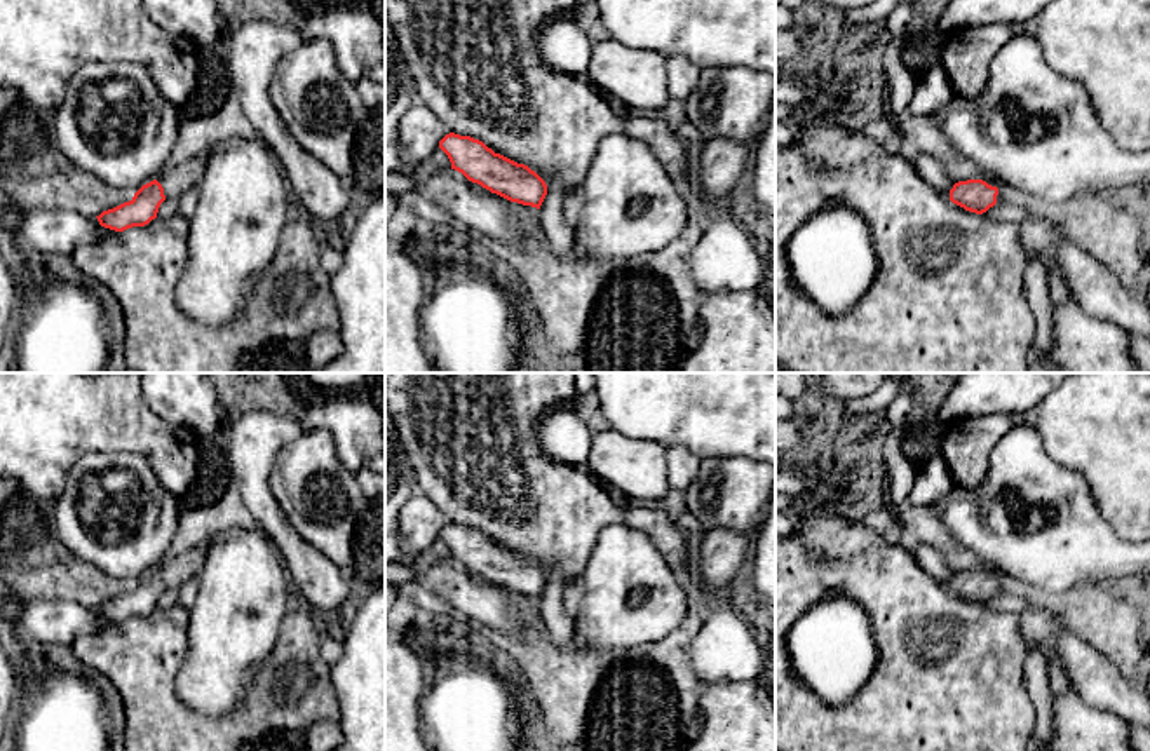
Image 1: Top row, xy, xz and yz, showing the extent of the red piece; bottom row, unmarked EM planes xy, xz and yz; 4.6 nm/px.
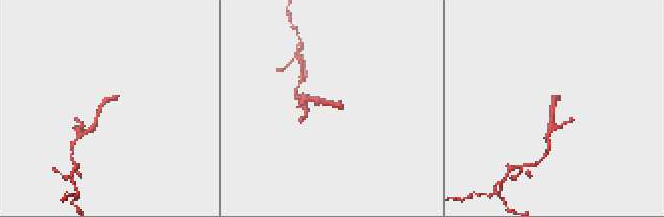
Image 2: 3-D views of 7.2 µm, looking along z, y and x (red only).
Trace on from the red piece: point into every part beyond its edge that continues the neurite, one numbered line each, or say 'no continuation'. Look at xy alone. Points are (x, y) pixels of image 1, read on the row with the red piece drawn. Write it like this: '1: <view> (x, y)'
1: xy (180, 178)

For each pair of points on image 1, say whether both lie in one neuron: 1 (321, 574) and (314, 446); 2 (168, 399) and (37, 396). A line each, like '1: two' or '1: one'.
1: two
2: two

